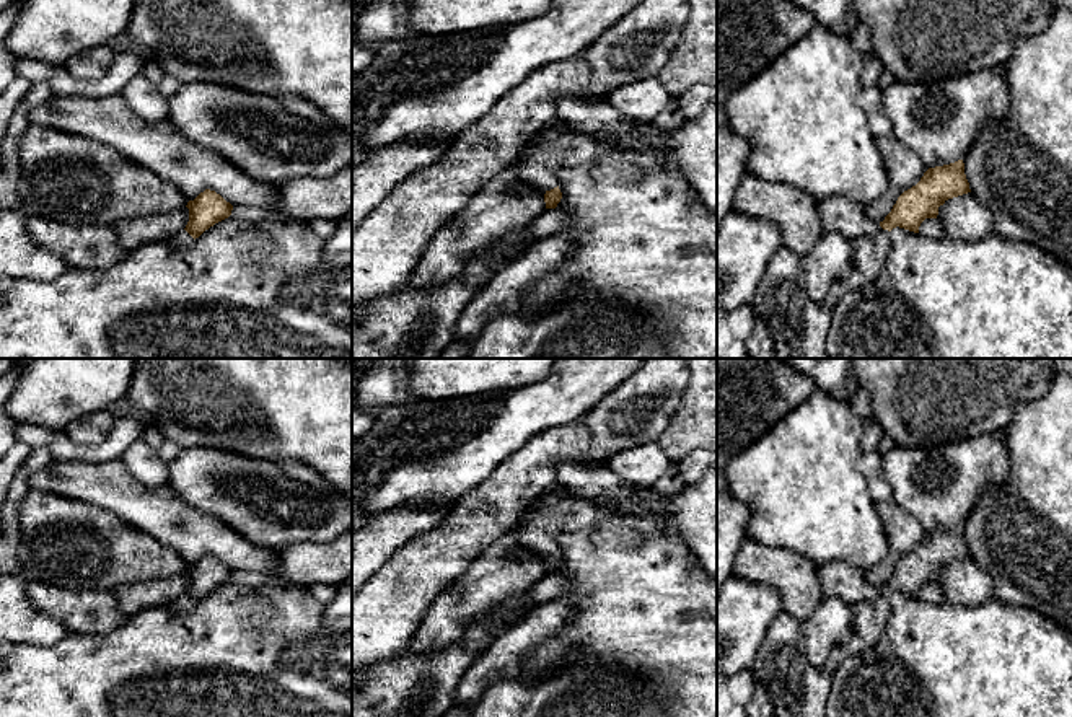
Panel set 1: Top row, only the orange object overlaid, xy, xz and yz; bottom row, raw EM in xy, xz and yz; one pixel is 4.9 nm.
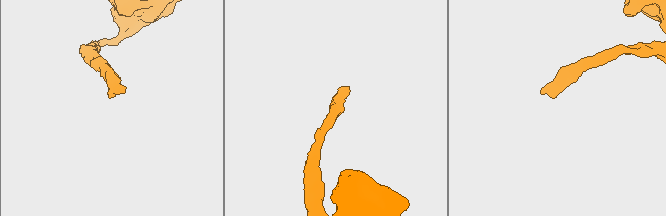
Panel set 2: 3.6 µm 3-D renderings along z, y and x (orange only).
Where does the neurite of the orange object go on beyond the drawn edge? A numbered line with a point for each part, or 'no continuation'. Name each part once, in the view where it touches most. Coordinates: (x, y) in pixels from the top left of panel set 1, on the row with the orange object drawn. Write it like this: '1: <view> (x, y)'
1: xz (551, 150)

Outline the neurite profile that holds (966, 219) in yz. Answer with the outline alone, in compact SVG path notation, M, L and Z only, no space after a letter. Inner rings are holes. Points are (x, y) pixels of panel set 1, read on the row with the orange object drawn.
M971 192L945 200L937 220L947 238L958 241L979 241L994 233L989 209Z

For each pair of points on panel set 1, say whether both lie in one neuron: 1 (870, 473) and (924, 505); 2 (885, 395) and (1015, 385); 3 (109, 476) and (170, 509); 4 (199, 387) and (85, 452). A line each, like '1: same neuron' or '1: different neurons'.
1: different neurons
2: same neuron
3: same neuron
4: different neurons

